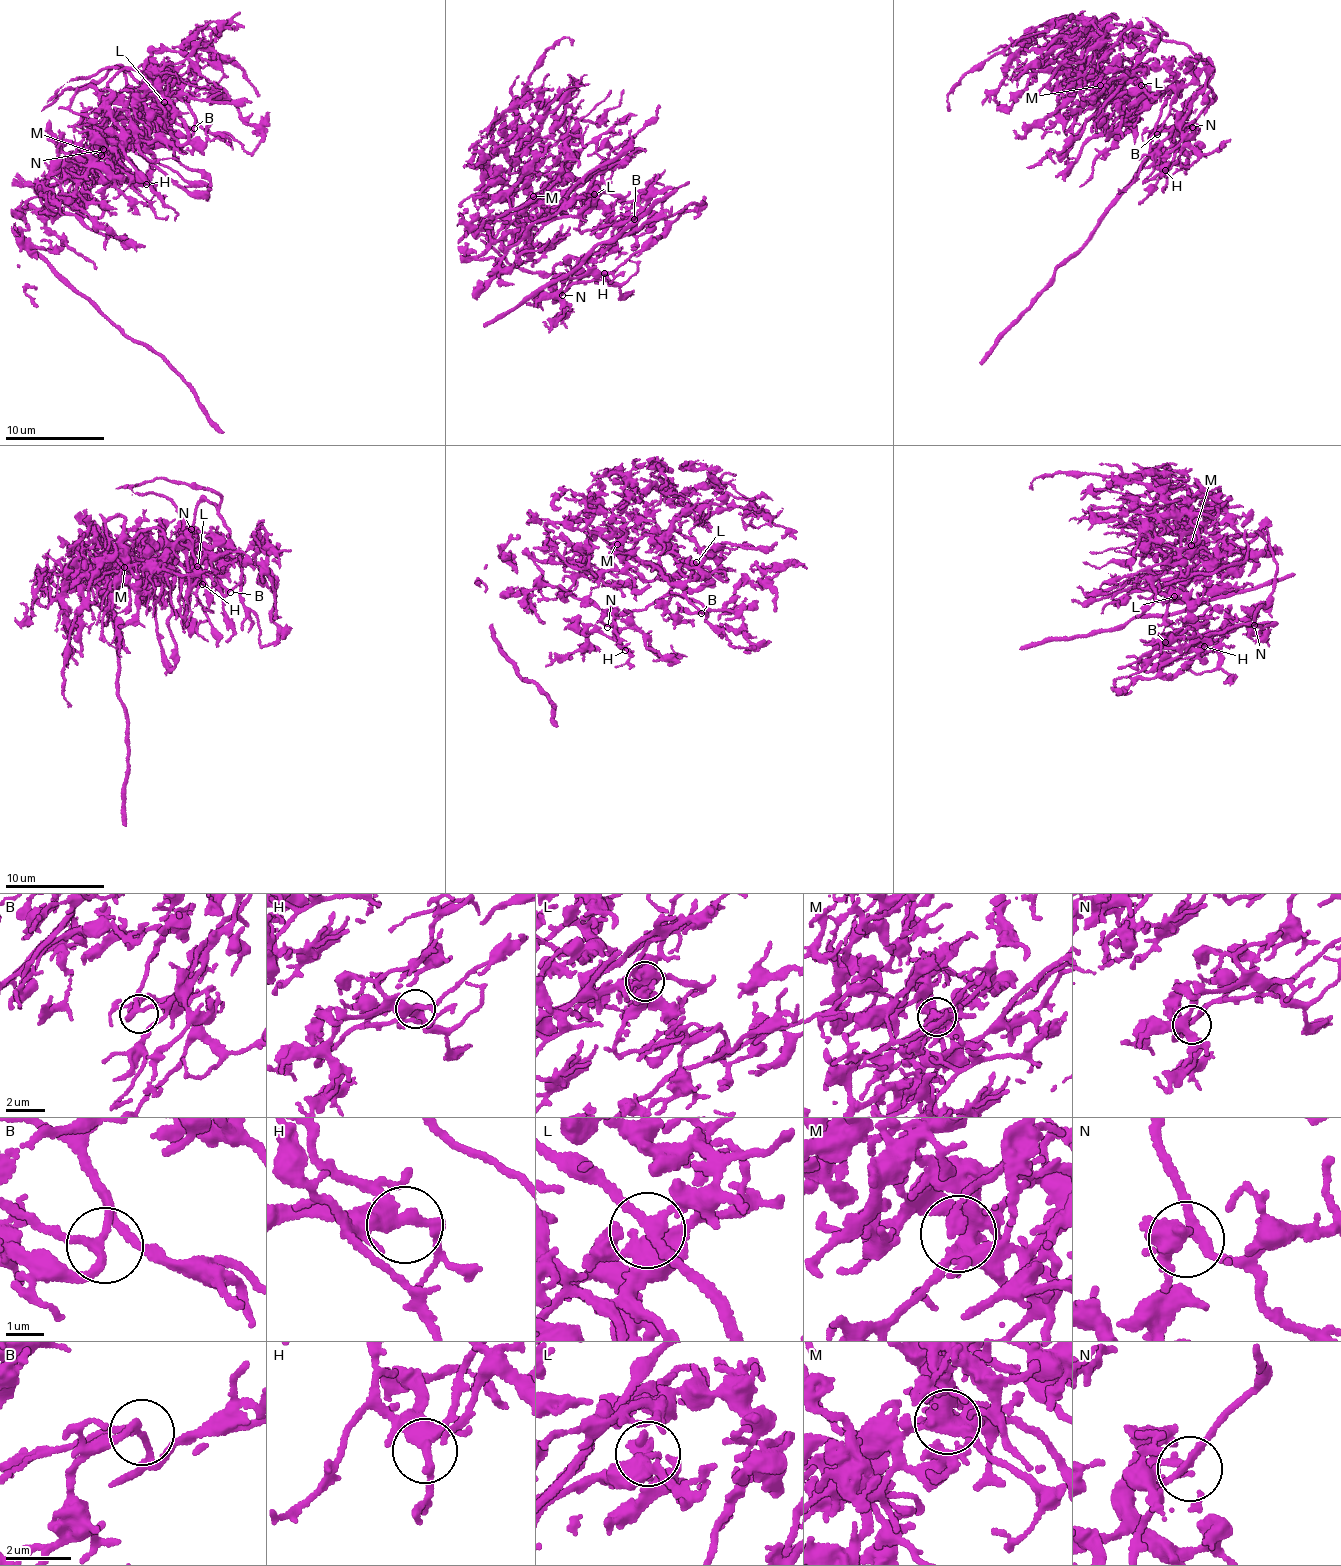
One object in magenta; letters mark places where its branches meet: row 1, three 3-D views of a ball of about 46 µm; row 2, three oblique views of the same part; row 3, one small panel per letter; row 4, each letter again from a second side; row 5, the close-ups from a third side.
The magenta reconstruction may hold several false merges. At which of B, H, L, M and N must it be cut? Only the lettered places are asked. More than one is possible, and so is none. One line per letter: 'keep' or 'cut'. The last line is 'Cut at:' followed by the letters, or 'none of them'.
B: keep
H: keep
L: keep
M: keep
N: keep
Cut at: none of them

